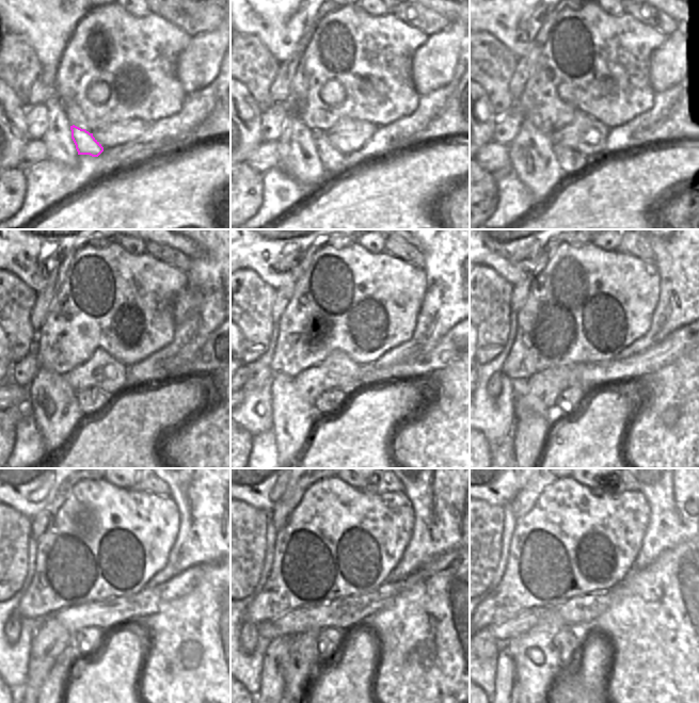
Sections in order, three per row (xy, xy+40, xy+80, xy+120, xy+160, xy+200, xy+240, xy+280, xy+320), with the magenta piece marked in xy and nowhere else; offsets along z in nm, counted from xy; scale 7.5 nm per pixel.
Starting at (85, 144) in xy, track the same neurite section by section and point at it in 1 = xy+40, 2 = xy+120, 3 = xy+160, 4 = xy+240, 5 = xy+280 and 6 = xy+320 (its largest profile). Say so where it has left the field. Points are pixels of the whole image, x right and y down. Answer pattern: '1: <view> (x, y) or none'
1: xy+40 (332, 159)
2: xy+120 (92, 400)
3: xy+160 (329, 402)
4: xy+240 (90, 639)
5: xy+280 (329, 640)
6: xy+320 (568, 641)

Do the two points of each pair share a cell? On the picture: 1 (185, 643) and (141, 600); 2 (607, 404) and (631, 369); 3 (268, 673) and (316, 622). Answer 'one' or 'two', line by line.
1: two
2: two
3: two

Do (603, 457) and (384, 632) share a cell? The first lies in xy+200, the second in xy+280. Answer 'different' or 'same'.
different

